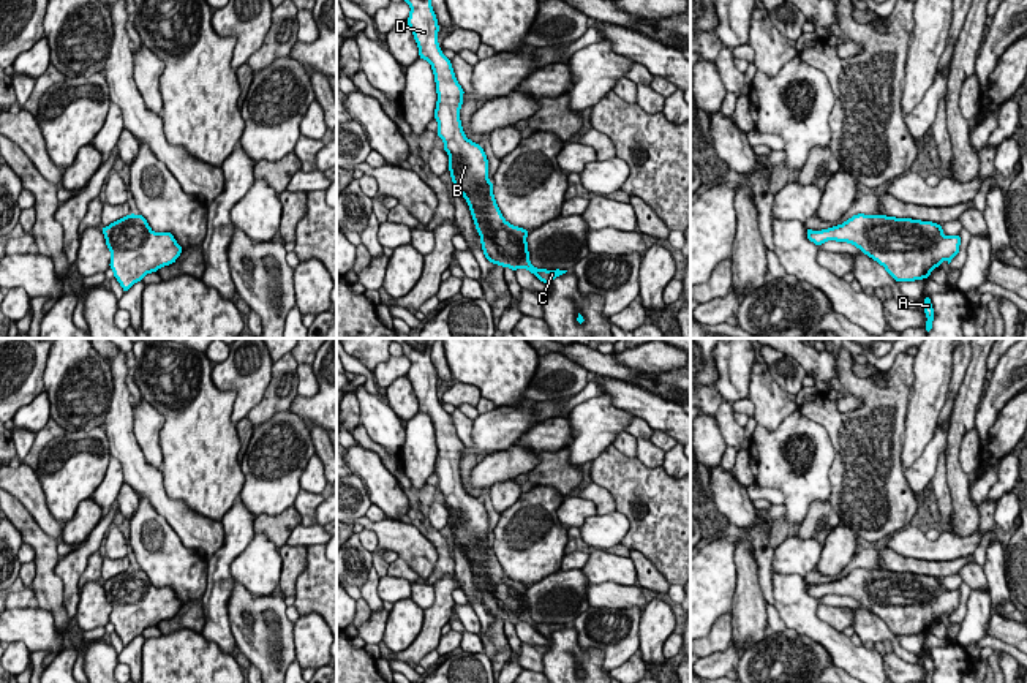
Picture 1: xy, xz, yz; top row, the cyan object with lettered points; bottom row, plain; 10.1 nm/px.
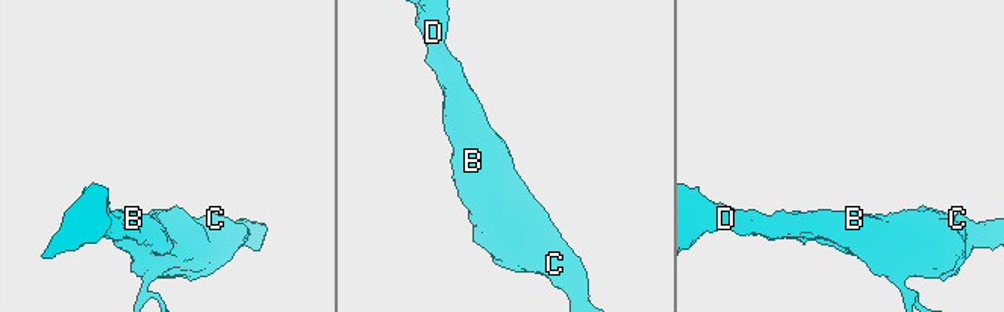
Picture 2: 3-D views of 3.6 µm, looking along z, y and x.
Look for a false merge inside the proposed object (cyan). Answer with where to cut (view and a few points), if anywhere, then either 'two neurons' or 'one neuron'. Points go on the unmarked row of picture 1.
no cut | one neuron

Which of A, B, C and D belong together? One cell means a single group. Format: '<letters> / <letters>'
A B C D

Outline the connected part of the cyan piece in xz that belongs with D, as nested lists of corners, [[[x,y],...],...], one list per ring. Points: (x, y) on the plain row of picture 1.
[[[393,338],[403,348],[403,356],[411,360],[408,379],[419,400],[419,411],[430,416],[438,446],[434,473],[438,490],[444,495],[449,508],[453,542],[466,553],[477,587],[480,588],[485,612],[502,621],[520,621],[532,626],[539,634],[551,639],[555,631],[567,625],[536,623],[529,617],[526,590],[521,583],[507,577],[495,555],[493,538],[488,534],[488,515],[483,503],[469,495],[461,482],[460,462],[465,444],[455,433],[450,413],[438,398],[438,375],[431,362],[431,348],[438,338]]]

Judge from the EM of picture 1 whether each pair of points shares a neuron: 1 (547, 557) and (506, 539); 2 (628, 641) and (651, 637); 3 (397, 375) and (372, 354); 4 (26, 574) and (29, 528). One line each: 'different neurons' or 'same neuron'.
1: same neuron
2: different neurons
3: different neurons
4: different neurons

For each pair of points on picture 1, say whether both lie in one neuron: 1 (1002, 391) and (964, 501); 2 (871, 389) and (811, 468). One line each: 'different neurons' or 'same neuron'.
1: different neurons
2: different neurons

